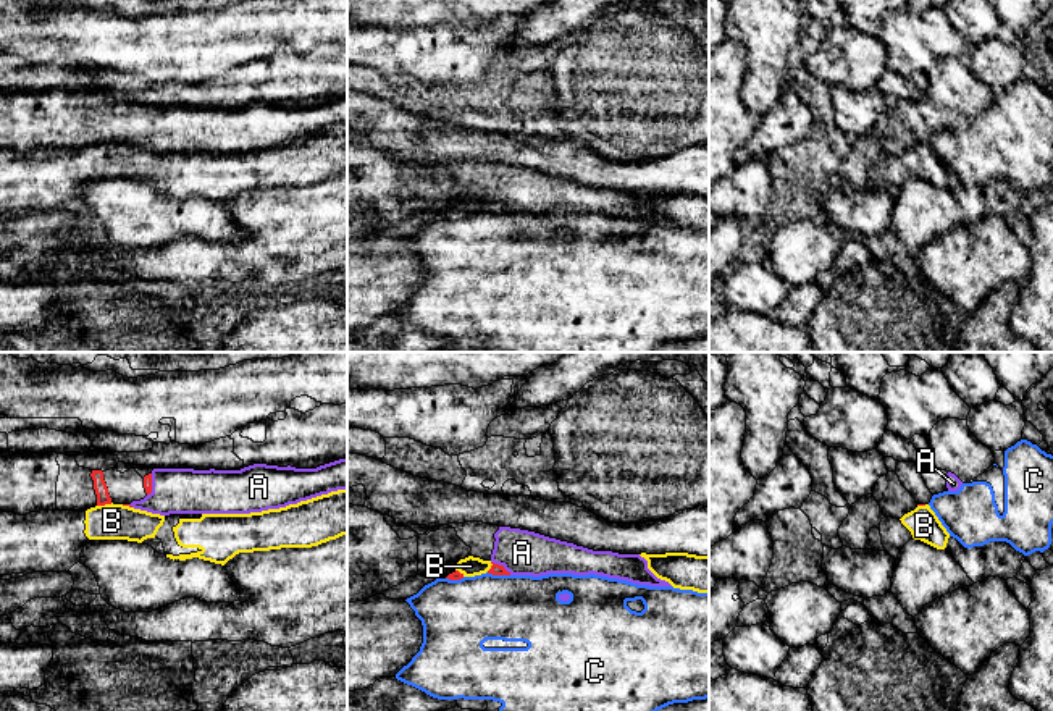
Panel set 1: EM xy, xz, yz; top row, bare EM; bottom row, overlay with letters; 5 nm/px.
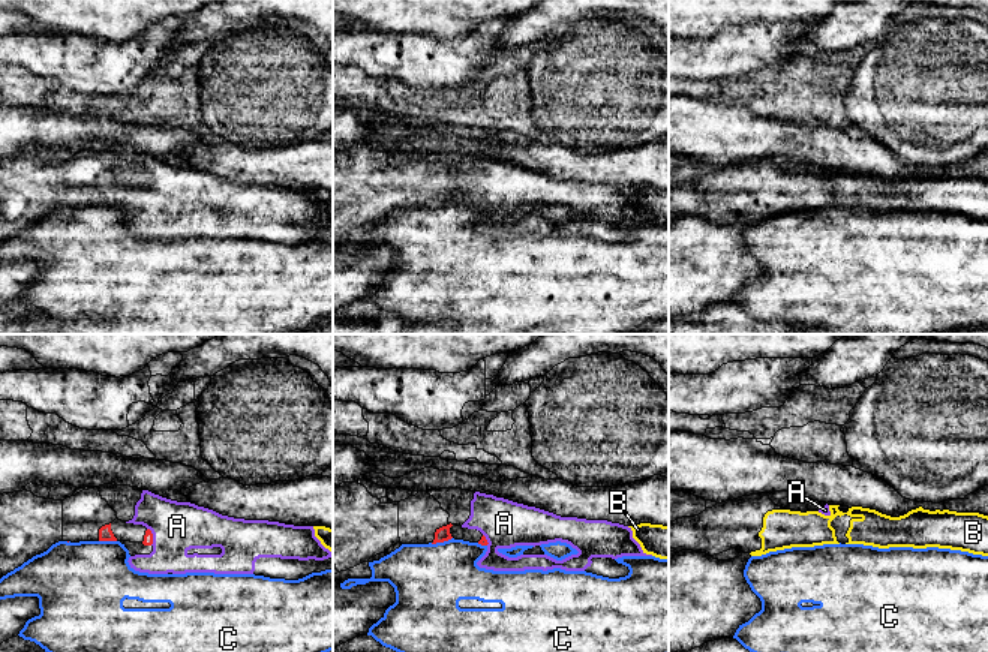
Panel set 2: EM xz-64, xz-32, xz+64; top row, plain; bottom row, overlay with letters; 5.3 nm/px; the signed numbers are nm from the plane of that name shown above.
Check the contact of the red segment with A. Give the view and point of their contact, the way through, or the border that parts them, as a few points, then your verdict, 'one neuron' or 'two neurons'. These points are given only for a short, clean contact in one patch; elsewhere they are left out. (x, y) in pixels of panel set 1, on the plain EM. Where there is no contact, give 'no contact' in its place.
contact xz (501, 204); way xz (496, 207), (501, 204), (514, 191), (522, 191); one neuron

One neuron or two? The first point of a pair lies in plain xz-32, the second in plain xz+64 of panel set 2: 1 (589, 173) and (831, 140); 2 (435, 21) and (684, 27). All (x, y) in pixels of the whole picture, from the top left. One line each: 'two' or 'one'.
1: one
2: one

